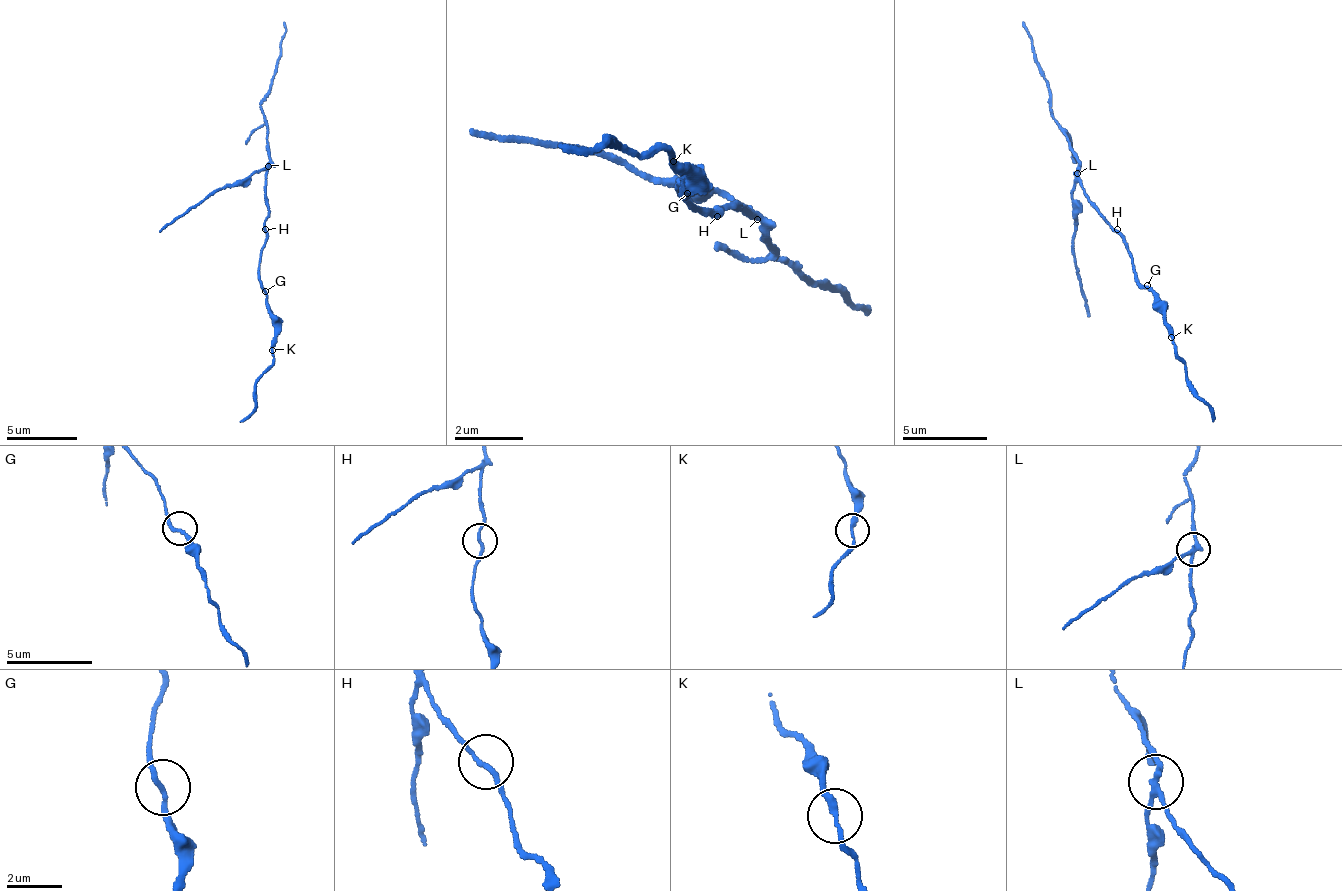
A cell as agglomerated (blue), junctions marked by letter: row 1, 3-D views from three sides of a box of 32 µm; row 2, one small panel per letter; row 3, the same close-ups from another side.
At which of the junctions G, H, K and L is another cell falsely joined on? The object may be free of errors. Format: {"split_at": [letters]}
{"split_at": ["L"]}

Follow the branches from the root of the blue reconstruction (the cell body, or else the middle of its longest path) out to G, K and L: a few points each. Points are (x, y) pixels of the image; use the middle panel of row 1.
G: (717, 209), (714, 214), (712, 205), (691, 206), (682, 186), (680, 191), (687, 193)
K: (717, 209), (691, 206), (678, 179), (690, 188), (686, 159), (673, 161)
L: (717, 209), (719, 213), (731, 205), (735, 212), (738, 207), (739, 211), (749, 208), (753, 222), (755, 219)

